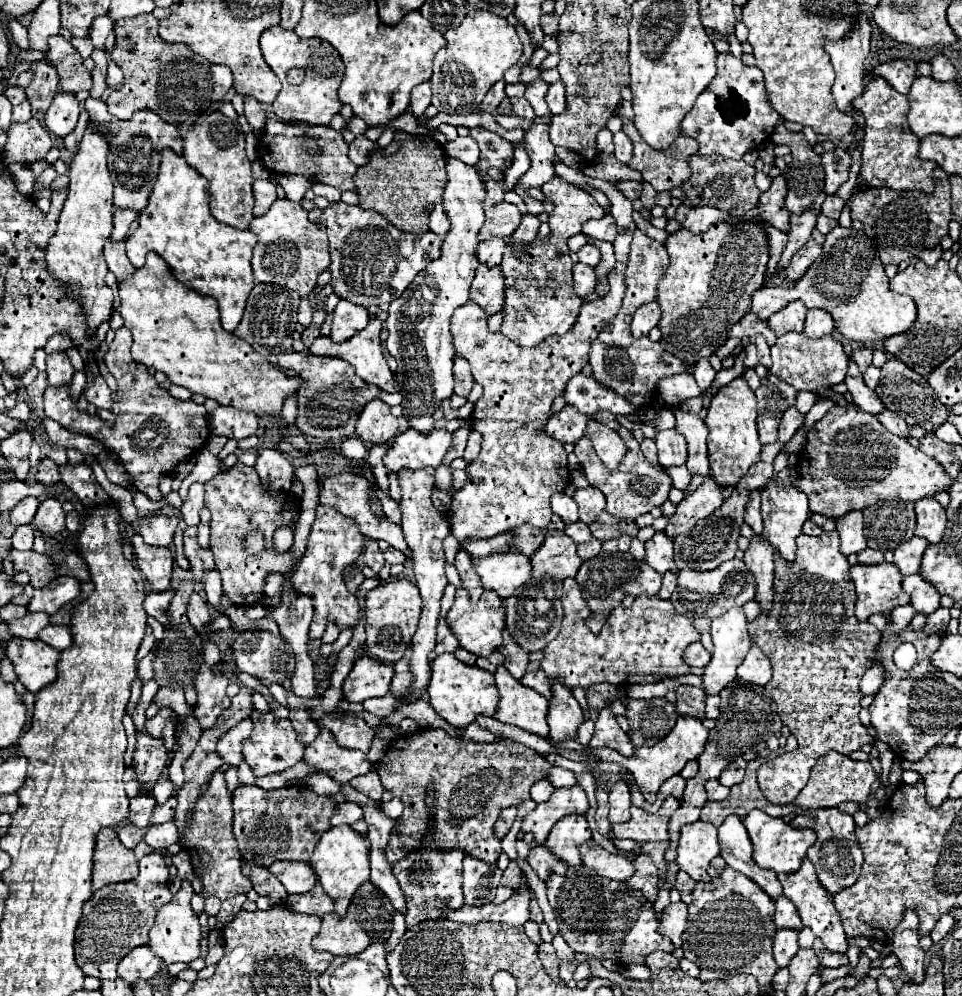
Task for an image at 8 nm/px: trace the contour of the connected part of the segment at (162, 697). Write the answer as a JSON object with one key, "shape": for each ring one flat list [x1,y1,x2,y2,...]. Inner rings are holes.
{"shape":[[160,687,158,695,154,697,154,703,158,707,172,707,174,711,178,711,180,717,193,714,194,707,184,701,184,693,180,687]]}

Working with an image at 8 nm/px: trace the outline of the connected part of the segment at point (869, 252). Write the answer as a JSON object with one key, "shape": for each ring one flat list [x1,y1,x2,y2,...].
{"shape":[[834,227,822,243,822,255,792,287,762,287,752,297,752,313,768,319,774,311,782,311,786,303,800,299,808,309,824,309,834,317,836,329,850,341,882,341,904,333,916,321,916,305,908,295,896,295,888,287,884,265,878,259,878,247,864,231]]}

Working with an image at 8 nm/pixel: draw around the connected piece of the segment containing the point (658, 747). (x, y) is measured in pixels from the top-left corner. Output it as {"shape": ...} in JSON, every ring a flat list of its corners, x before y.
{"shape":[[682,715,682,717,676,721,676,725,674,725,674,729,670,731,670,735,666,735,664,739,660,739,660,741,658,741,656,745,652,745,652,747,638,747,638,749,636,749,636,755,630,757,630,759,628,759,628,757,622,757,618,751,606,749,606,747,602,747,602,749,590,749,590,751,594,751,594,755,598,755,602,761,614,761,614,763,620,763,622,767,626,767,626,769,634,775,636,785,640,787,640,793,644,795,644,799,646,799,648,803,654,803,660,785,662,785,666,779,678,775,678,773,682,771,682,767,686,765,686,761,696,759,696,757,702,753,706,739,708,739,708,729,702,725,702,721,698,721,698,719,694,719,694,717]]}

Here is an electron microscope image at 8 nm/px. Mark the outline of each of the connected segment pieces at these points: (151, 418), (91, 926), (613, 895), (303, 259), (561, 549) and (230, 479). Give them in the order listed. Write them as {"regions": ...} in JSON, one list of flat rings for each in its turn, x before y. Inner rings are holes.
{"regions":[[[122,327,116,331,114,341,104,355,104,363,108,371,118,379,118,391,122,391,122,403,118,403,118,423,114,427,108,427,98,417,80,413,76,409,76,403,70,401,68,387,48,387,44,391,44,413,72,433,90,435,102,441,108,451,118,455,120,463,134,479,136,489,142,491,148,499,160,501,162,495,156,489,158,477,162,473,170,473,180,461,190,459,204,447,210,437,208,415,204,405,174,399,166,389,160,389,156,379,148,373,148,367,132,359,130,345,132,335,126,327]],[[150,853,138,861,140,875,126,883,112,883,94,891,86,901,82,919,76,927,76,965,84,975,114,979,116,965,136,945,146,945,158,909,172,899,168,889,168,867,160,853]],[[580,865,568,867,566,875,552,875,550,883,546,881,546,893,556,913,560,935,574,951,594,955,600,961,610,959,616,965,644,965,644,957,652,951,674,951,670,939,658,931,652,903,628,883,604,879]],[[276,199,266,215,254,217,250,223,250,231,258,237,260,245,266,245,266,247,256,245,254,255,252,255,252,269,256,275,256,281,280,283,296,291,302,299,297,315,298,322,308,327,313,316,308,293,314,289,316,277,330,265,326,233,308,221,308,213,300,203,294,203,288,199]],[[548,531,544,545,532,555,532,563,534,575,526,581,526,587,518,587,518,591,504,601,508,631,526,653,544,649,554,639,554,635,558,635,562,623,562,605,558,599,562,597,562,591,556,589,562,587,564,579,578,573,582,559,576,553,576,543,566,533]],[[236,463,230,471,218,473,206,485,206,507,212,513,210,519,210,549,214,553,216,569,222,575,224,593,230,597,232,603,246,607,254,605,262,597,262,587,268,573,290,573,294,567,292,553,286,551,276,555,272,549,272,535,278,527,290,525,294,527,300,517,300,505,292,499,292,495,270,495,266,493,264,485,258,479,256,469],[250,531,262,531,264,534,264,553,262,555,248,555,244,551,242,541]]]}

